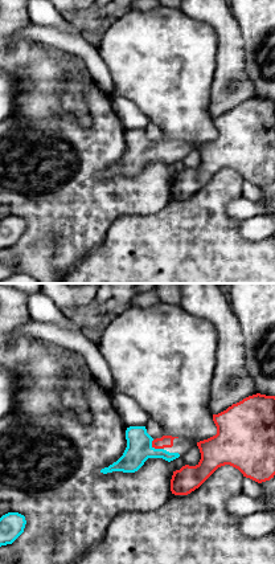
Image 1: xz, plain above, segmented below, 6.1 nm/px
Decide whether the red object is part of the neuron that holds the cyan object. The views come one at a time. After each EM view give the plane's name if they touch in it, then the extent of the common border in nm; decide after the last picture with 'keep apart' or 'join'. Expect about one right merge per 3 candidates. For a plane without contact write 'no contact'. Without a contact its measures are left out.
meets cyan in xz; contact 90 nm long

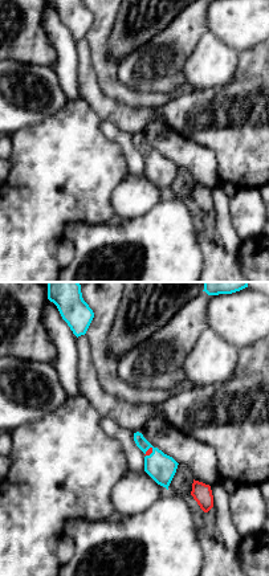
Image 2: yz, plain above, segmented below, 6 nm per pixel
meets cyan in yz; contact 70 nm long

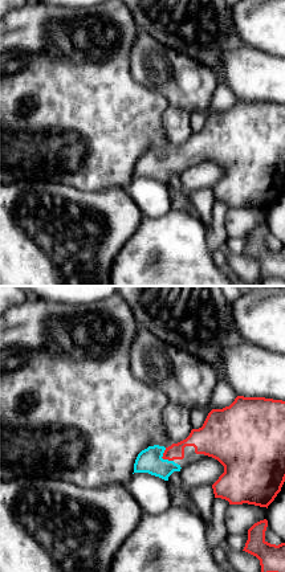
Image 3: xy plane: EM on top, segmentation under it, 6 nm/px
meets cyan in xy; contact 100 nm long

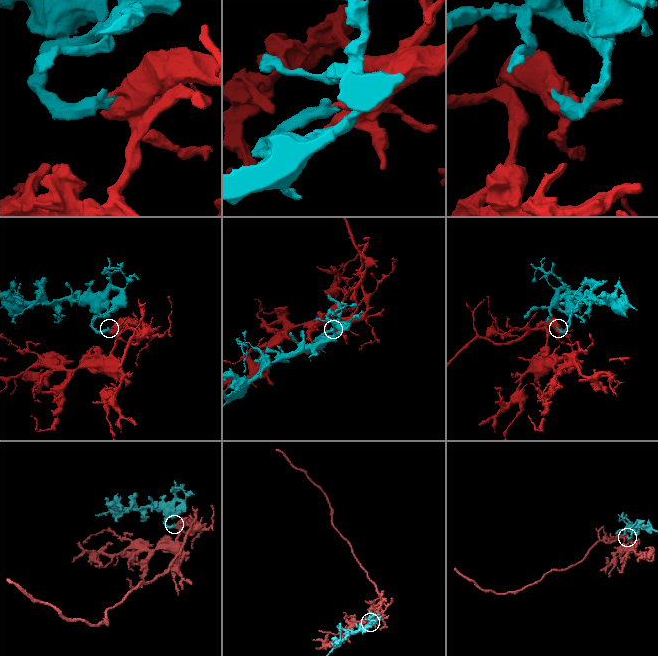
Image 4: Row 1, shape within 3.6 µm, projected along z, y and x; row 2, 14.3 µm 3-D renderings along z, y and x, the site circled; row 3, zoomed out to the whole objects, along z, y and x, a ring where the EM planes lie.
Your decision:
join

